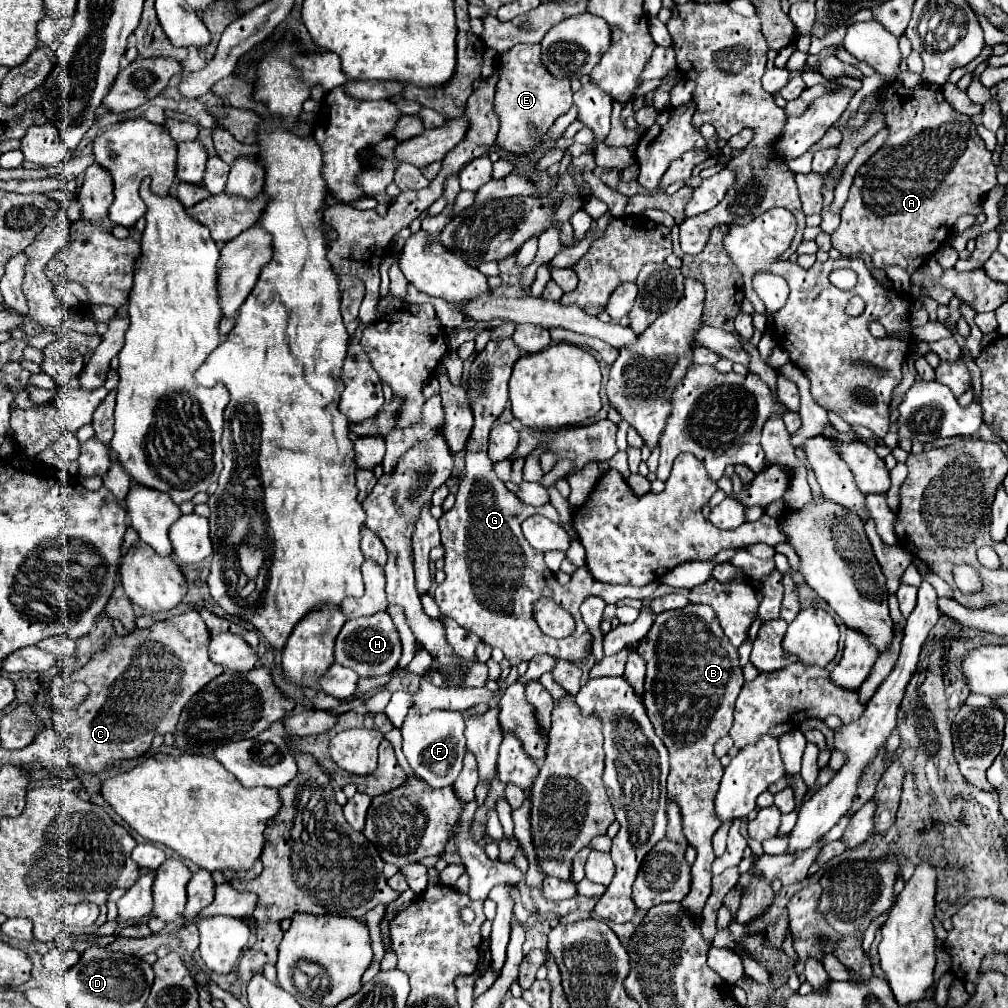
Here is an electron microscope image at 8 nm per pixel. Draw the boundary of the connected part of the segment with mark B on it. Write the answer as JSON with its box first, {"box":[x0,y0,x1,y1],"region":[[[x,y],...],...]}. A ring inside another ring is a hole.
{"box":[638,605,744,911],"region":[[[686,605],[682,609],[664,611],[656,615],[656,621],[648,635],[640,641],[638,653],[646,661],[646,679],[644,679],[644,707],[654,725],[656,735],[664,741],[670,753],[670,775],[668,775],[668,799],[678,803],[684,821],[684,835],[698,849],[698,857],[692,865],[692,891],[684,897],[684,907],[688,911],[702,911],[708,895],[710,895],[710,865],[714,861],[712,851],[712,835],[720,827],[720,819],[714,811],[714,797],[720,787],[720,779],[724,775],[724,767],[714,755],[714,743],[728,735],[732,727],[734,701],[744,685],[742,669],[738,667],[738,649],[728,643],[728,637],[720,631],[716,623],[716,615],[712,615],[710,607],[704,605]]]}

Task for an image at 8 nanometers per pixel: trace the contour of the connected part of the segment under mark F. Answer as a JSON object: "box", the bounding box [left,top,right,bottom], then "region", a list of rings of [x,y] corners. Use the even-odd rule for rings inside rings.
{"box":[402,711,466,787],"region":[[[410,711],[402,725],[402,751],[410,767],[430,785],[430,787],[448,787],[456,781],[462,771],[462,759],[466,753],[464,739],[464,719],[456,711],[432,711],[428,715],[418,715]]]}

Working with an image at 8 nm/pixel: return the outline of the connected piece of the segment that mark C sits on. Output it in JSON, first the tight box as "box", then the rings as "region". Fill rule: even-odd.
{"box":[50,611,224,775],"region":[[[188,611],[184,615],[158,621],[148,629],[138,629],[122,637],[110,637],[104,651],[94,653],[82,669],[70,673],[70,681],[82,681],[88,685],[88,697],[78,705],[56,705],[56,697],[52,697],[50,719],[56,733],[66,739],[70,763],[84,773],[98,775],[114,767],[118,761],[142,757],[150,749],[150,743],[156,735],[174,733],[178,715],[182,707],[190,701],[190,697],[224,671],[210,661],[208,643],[210,633],[198,611]]]}

